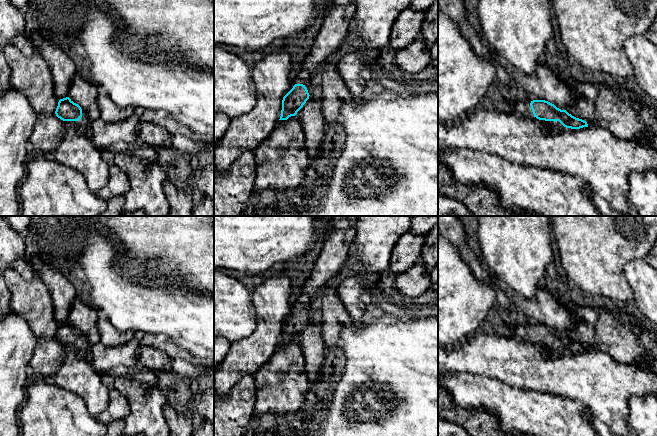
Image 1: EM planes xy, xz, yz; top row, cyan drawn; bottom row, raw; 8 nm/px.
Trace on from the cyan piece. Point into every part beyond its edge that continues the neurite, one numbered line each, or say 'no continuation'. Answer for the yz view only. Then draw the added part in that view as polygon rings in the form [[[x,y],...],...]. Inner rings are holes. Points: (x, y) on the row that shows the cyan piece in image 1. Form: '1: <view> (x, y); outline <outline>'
1: yz (522, 108); outline [[[510,100],[510,103],[514,108],[514,111],[517,113],[517,115],[527,118],[536,118],[533,114],[529,102],[526,101],[514,102],[513,100]]]

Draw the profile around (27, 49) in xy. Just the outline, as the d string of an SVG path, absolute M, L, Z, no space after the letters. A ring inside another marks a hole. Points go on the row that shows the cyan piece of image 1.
M0 0L0 94L10 87L10 70L4 49L10 45L16 46L25 56L36 52L25 31L24 10L14 7L9 0Z

